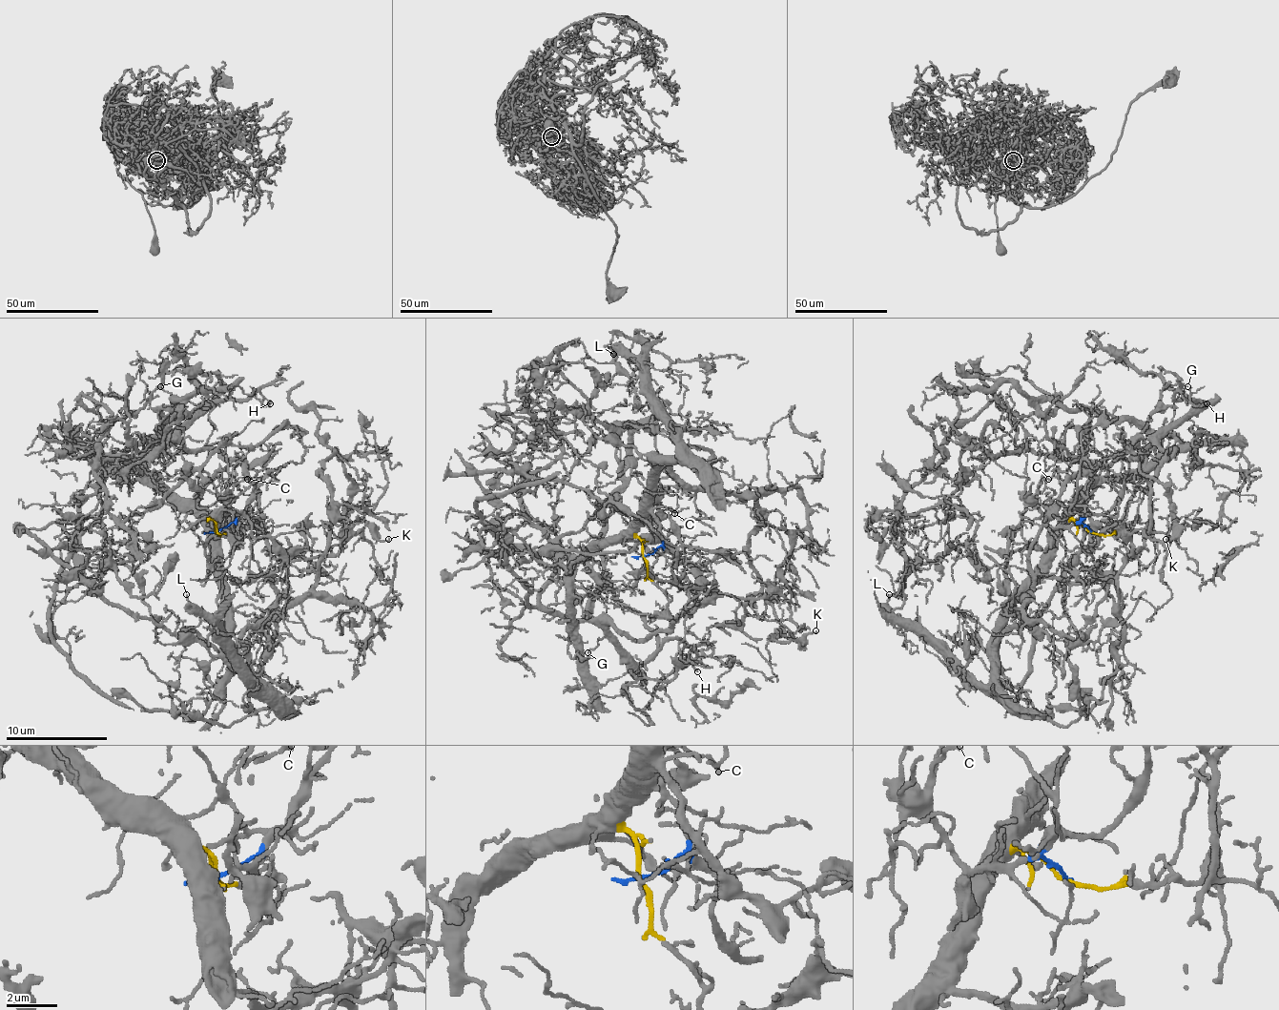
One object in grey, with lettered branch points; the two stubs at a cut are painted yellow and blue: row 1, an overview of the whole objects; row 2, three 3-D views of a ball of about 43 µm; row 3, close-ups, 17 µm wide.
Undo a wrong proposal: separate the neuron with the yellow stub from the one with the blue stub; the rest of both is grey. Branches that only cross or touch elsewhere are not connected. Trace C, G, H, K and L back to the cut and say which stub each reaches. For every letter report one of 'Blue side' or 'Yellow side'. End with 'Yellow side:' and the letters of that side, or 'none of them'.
C: Blue side
G: Blue side
H: Blue side
K: Yellow side
L: Yellow side
Yellow side: K, L

